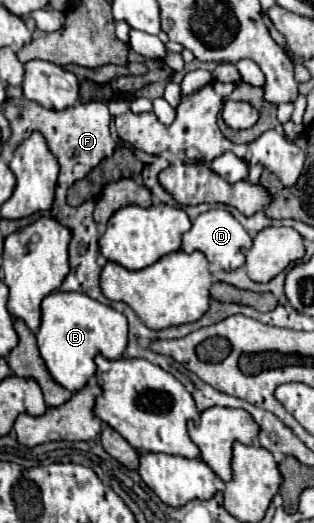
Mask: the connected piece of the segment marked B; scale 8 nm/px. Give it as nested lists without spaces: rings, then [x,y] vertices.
[[[52,292],[42,300],[42,324],[36,332],[38,350],[52,378],[70,392],[82,390],[96,374],[96,354],[120,360],[128,342],[126,316],[80,292]]]

